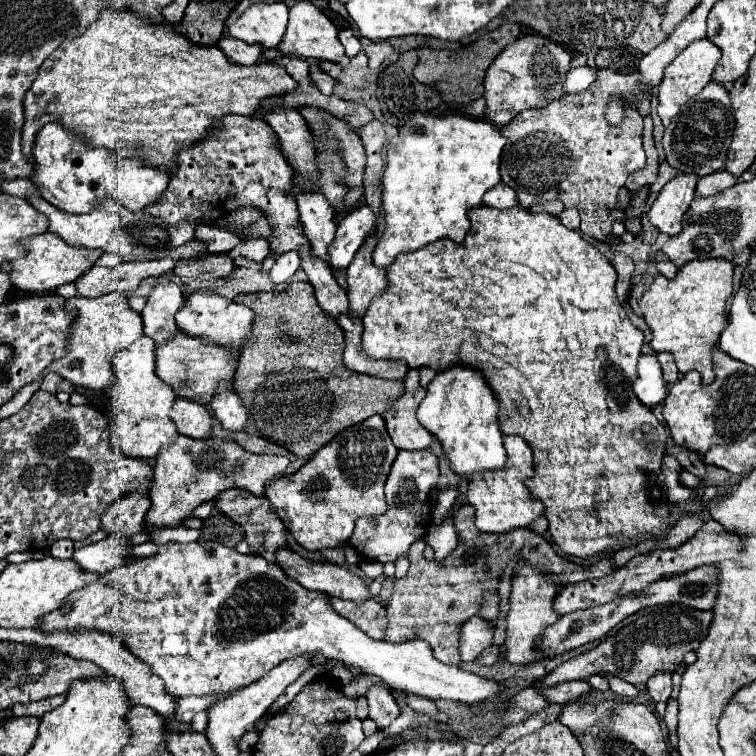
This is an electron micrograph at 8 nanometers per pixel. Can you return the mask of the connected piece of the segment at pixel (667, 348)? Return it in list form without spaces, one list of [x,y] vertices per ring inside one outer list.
[[[724,258],[694,260],[682,266],[672,280],[658,274],[640,298],[640,310],[652,330],[650,346],[654,352],[670,352],[680,374],[696,370],[704,384],[714,380],[710,352],[716,348],[718,336],[726,328],[726,302],[732,296],[732,272],[734,264]]]

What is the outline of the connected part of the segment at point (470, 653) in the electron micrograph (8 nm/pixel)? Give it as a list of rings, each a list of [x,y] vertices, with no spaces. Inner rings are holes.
[[[480,616],[466,620],[460,630],[460,656],[462,656],[462,660],[474,660],[482,650],[486,650],[486,646],[492,644],[492,634],[494,632]]]

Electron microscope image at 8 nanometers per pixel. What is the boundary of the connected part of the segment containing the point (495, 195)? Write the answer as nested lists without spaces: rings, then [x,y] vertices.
[[[500,182],[498,186],[490,188],[484,194],[484,204],[486,206],[492,206],[492,208],[498,208],[498,210],[506,210],[506,208],[516,206],[518,200],[516,200],[514,190],[510,190],[510,186],[506,186],[504,182]]]

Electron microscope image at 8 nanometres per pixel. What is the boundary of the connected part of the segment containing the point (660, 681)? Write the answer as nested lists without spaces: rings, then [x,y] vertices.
[[[658,672],[648,682],[648,694],[654,698],[654,702],[668,702],[672,694],[672,674],[670,672]]]

